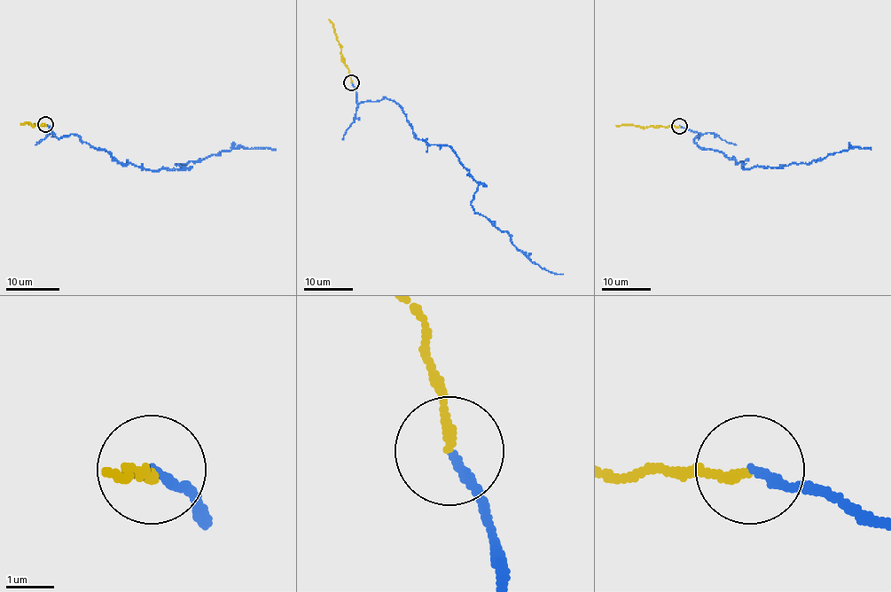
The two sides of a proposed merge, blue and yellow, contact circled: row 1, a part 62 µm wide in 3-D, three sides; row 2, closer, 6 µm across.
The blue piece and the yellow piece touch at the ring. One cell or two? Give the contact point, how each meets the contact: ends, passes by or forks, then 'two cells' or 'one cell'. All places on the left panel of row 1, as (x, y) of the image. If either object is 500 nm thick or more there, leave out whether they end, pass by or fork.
(45, 124) | blue ends | yellow ends | one cell

